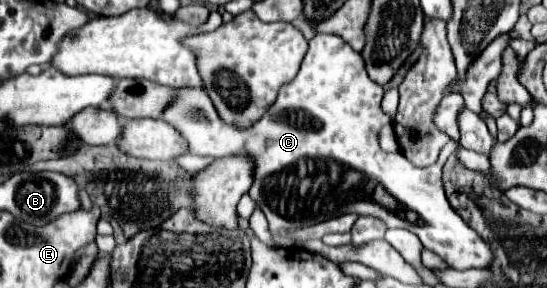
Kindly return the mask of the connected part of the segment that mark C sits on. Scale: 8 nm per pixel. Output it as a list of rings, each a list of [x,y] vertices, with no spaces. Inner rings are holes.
[[[316,35],[310,41],[310,49],[300,65],[298,75],[294,81],[286,83],[282,91],[278,91],[278,99],[268,107],[262,119],[246,129],[238,125],[228,125],[222,121],[218,111],[214,109],[210,97],[202,87],[192,89],[176,89],[178,99],[166,107],[162,119],[170,123],[180,135],[184,135],[188,143],[188,151],[200,157],[228,157],[228,155],[246,155],[254,163],[254,183],[250,187],[250,197],[258,203],[262,213],[266,215],[270,229],[300,229],[314,223],[322,223],[336,215],[356,213],[366,217],[376,217],[386,223],[386,227],[402,227],[418,235],[422,245],[436,255],[440,255],[450,267],[454,269],[472,269],[472,267],[488,267],[492,263],[492,249],[482,241],[460,215],[450,207],[444,187],[442,187],[442,165],[452,153],[456,152],[460,144],[451,140],[441,150],[438,161],[428,167],[412,165],[400,153],[386,153],[378,143],[378,131],[392,123],[392,117],[382,111],[382,95],[384,89],[378,87],[368,75],[366,65],[362,63],[362,55],[358,55],[350,45],[344,43],[338,35]],[[374,183],[380,183],[396,201],[400,203],[400,215],[386,211],[380,203],[370,199]]]

